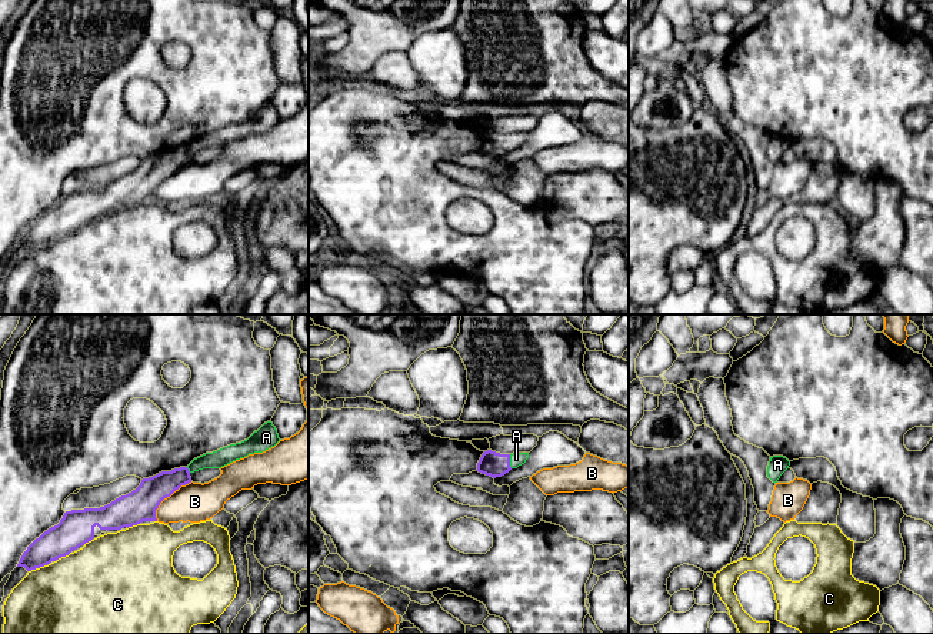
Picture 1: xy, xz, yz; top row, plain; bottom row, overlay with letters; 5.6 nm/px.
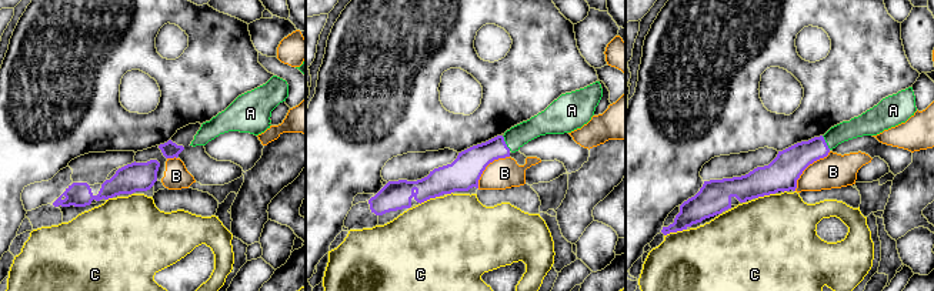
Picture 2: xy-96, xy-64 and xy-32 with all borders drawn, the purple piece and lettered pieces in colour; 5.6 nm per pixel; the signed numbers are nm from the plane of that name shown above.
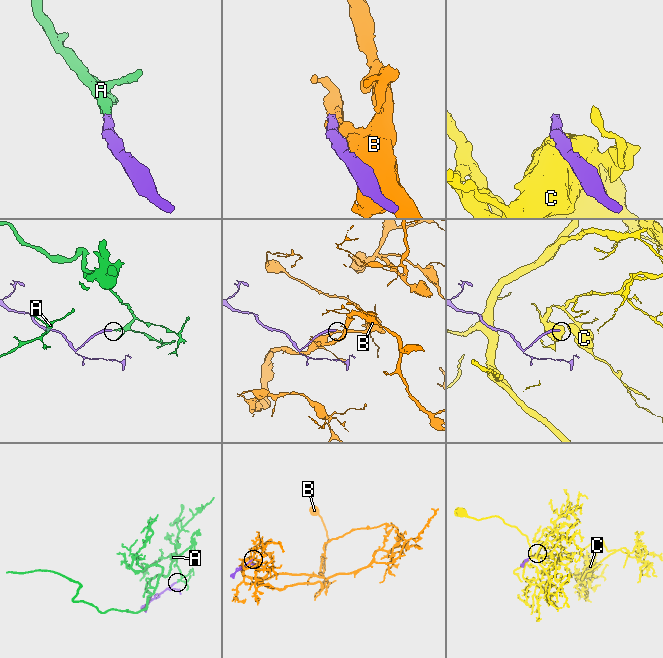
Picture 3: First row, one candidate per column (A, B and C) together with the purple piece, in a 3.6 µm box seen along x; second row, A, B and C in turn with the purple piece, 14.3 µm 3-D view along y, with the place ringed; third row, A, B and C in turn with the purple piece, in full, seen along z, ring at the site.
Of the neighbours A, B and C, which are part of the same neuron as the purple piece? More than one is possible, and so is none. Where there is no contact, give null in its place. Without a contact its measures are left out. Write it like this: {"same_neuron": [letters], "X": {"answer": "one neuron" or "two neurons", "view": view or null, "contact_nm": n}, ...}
{"same_neuron": ["A"], "A": {"answer": "one neuron", "view": "xz", "contact_nm": 80}, "B": {"answer": "two neurons", "view": "xy", "contact_nm": 300}, "C": {"answer": "two neurons", "view": "xy", "contact_nm": 110}}

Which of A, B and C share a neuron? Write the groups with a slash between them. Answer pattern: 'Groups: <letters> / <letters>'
Groups: A / B / C

